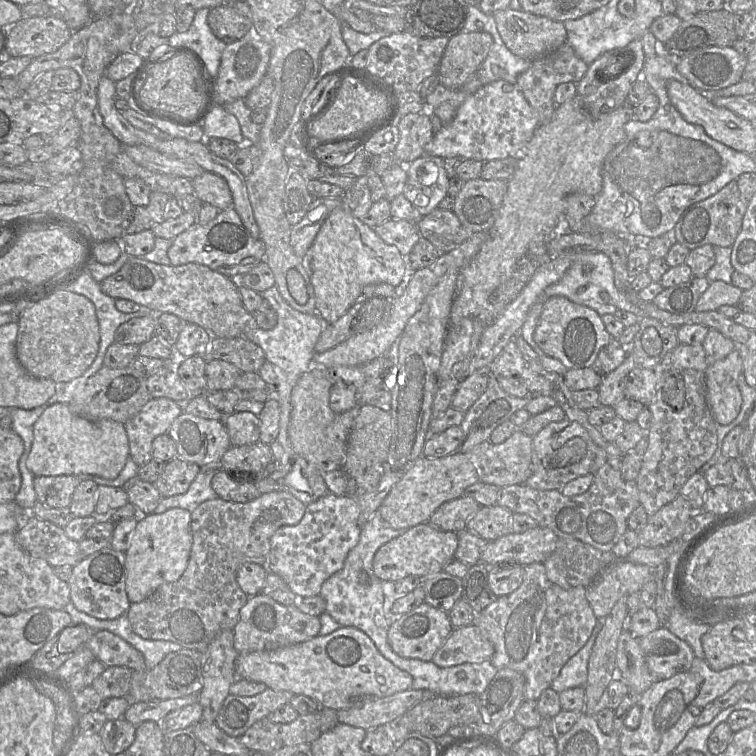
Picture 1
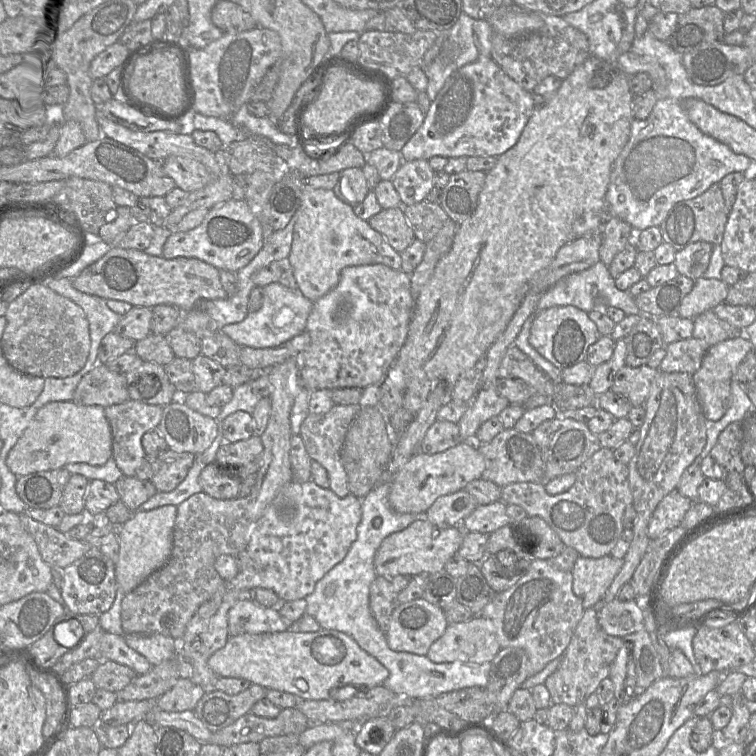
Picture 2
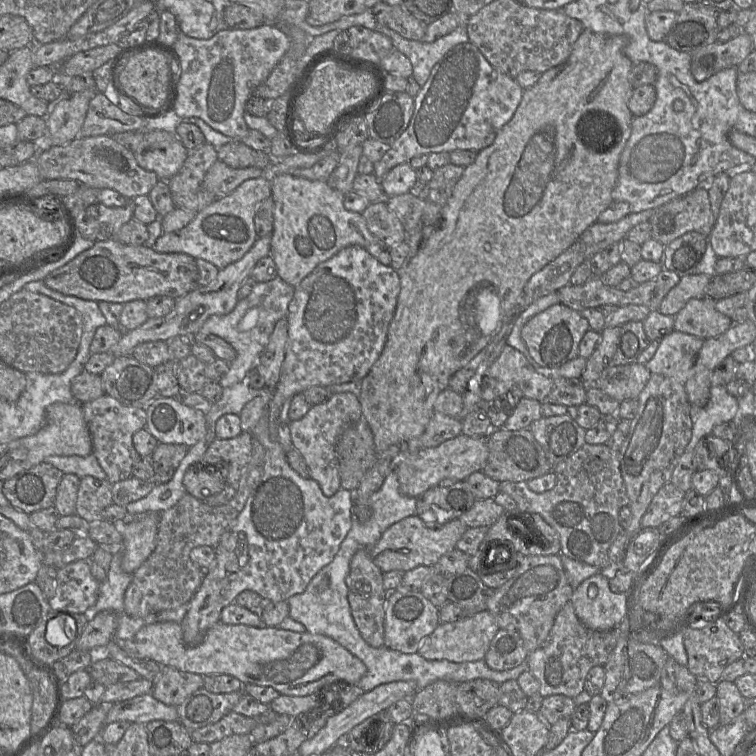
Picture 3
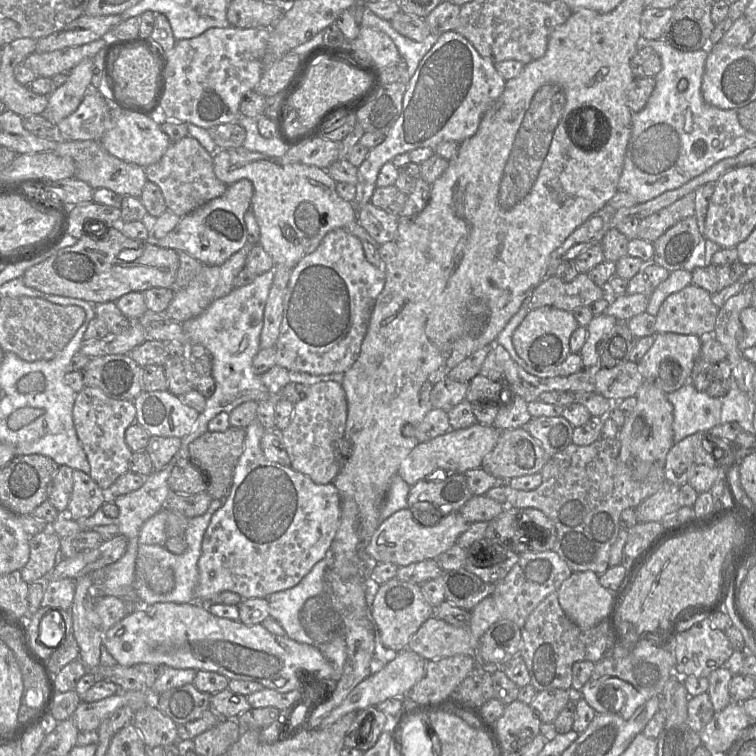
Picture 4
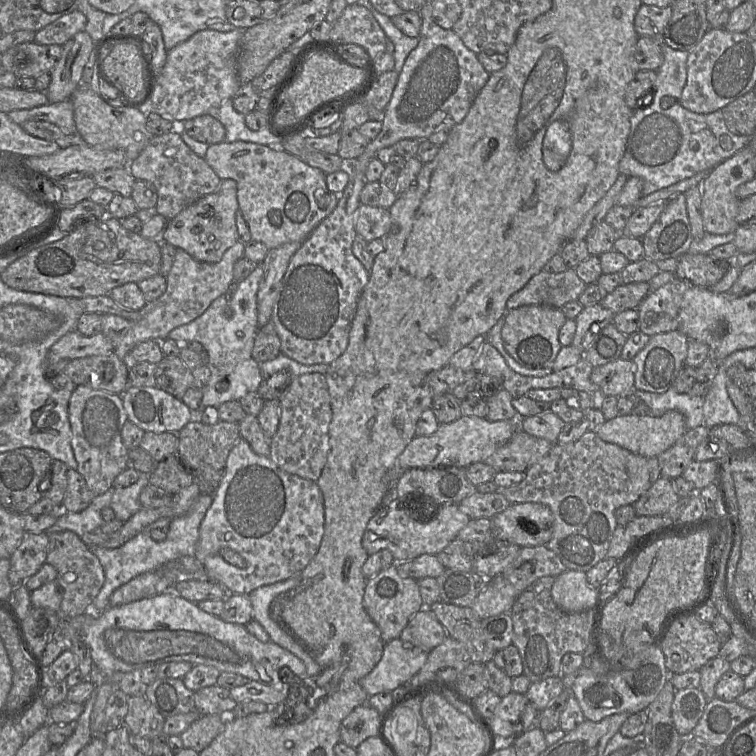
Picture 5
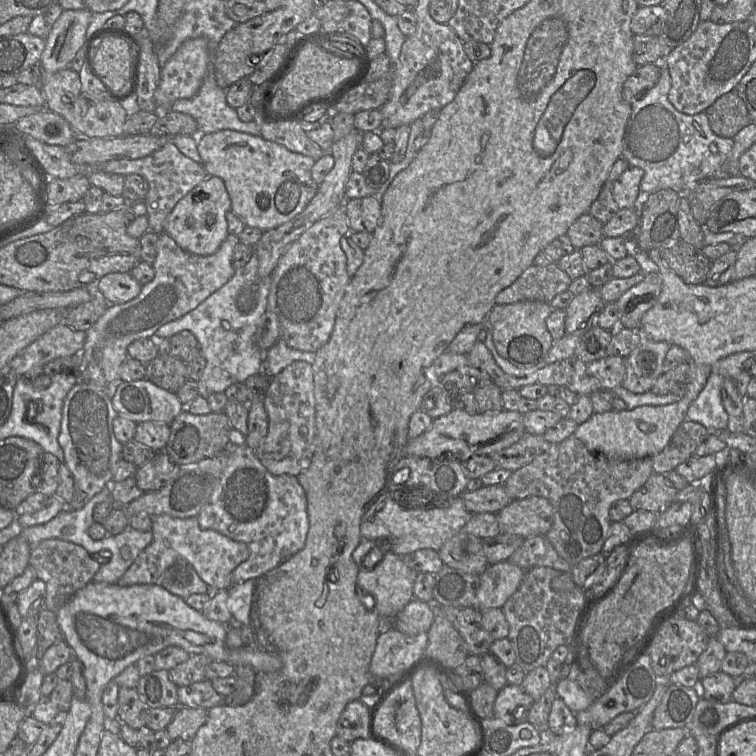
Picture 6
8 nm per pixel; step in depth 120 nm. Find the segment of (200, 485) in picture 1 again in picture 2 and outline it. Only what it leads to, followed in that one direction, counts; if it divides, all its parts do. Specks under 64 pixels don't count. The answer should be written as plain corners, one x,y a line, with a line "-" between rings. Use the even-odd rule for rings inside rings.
201,454
196,455
186,478
173,491
157,491
156,494
144,502
138,510
153,510
166,505
178,506
190,496
202,492
202,488
199,484
199,476
205,466
206,464
201,461

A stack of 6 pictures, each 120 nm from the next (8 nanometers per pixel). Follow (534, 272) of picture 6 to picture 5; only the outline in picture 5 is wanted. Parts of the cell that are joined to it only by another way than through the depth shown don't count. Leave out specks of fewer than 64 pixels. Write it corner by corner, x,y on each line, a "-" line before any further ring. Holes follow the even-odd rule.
572,268
560,273
542,270
508,298
506,308
542,305
560,309
567,302
577,301
586,285

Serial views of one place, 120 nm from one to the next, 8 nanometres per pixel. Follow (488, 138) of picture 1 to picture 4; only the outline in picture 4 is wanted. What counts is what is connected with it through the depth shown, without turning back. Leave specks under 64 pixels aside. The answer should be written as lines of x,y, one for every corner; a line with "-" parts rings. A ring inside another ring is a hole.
455,30
442,33
411,76
399,118
384,140
370,149
365,160
357,167
358,180
352,202
356,210
370,201
381,167
395,156
417,148
434,148
443,141
461,143
472,137
485,112
503,93
505,84
506,80
496,70
494,63
482,57
464,36

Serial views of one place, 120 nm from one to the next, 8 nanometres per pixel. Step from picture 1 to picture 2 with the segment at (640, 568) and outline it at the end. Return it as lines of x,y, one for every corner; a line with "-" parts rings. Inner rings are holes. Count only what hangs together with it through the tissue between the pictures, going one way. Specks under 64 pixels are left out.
610,555
601,558
578,558
571,571
573,591
581,599
585,609
597,609
623,564
623,559

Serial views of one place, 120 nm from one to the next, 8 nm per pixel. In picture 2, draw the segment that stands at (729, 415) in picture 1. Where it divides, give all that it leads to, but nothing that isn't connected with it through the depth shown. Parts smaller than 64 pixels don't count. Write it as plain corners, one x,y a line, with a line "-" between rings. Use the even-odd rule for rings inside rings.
738,334
708,348
702,364
693,374
698,401
704,417
709,421
720,420
732,404
731,383
739,365
753,351
753,346
744,334

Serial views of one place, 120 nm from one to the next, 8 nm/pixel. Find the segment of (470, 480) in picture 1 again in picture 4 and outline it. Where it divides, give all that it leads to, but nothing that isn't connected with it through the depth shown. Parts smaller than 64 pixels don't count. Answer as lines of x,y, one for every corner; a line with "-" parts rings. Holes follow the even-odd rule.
479,423
465,429
450,429
427,442
419,442
401,462
397,474
412,486
436,471
464,474
468,470
481,468
483,460
495,447
500,434
501,431
494,426

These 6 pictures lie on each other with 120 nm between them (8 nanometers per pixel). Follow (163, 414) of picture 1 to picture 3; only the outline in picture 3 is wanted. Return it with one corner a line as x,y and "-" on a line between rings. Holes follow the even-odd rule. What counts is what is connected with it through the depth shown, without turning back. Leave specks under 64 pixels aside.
104,394
101,397
81,404
85,422
92,440
92,454
107,475
107,481
113,485
132,476
132,468
139,454
133,446
133,435
145,428
147,414
142,407
126,406
115,398

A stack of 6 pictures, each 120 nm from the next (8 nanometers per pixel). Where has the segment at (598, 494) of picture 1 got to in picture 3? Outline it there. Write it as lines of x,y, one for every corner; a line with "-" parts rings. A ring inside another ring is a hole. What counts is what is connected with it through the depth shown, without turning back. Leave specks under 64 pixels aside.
584,444
573,455
552,468
556,485
543,493
535,493
526,482
502,482
500,491
516,502
518,510
536,513
558,533
561,556
612,571
609,549
622,533
620,510
629,505
626,486
621,475
619,451
606,444

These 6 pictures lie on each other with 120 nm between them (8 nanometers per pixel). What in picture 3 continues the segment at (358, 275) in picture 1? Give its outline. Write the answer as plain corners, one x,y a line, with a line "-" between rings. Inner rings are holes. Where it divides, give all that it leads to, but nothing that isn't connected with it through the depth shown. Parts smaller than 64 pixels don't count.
281,174
271,180
271,197
274,212
270,256
276,264
278,276
287,284
296,287
318,264
349,246
363,247
383,265
390,266
390,248
368,230
361,213
349,211
344,207
344,194
330,187
327,181

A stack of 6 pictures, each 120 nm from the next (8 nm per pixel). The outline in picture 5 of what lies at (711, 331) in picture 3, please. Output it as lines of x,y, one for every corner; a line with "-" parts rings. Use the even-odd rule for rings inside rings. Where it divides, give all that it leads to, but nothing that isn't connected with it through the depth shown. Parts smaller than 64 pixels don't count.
675,278
654,292
649,292
637,307
639,331
654,336
677,331
680,326
680,308
689,283

